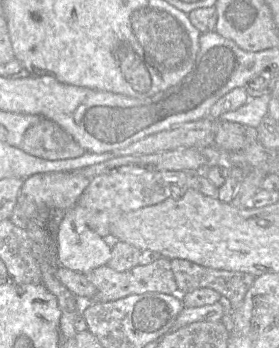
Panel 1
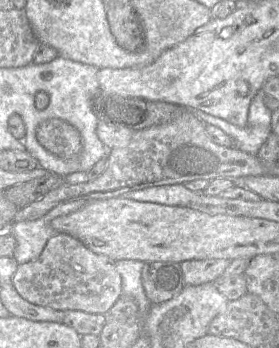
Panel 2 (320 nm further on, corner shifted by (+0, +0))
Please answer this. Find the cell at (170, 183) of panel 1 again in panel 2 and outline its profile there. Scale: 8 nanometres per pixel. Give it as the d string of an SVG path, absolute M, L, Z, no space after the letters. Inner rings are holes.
M62 232L47 241L38 259L19 264L12 284L25 300L33 304L92 314L108 313L122 295L122 279L116 261L93 252L77 238Z

